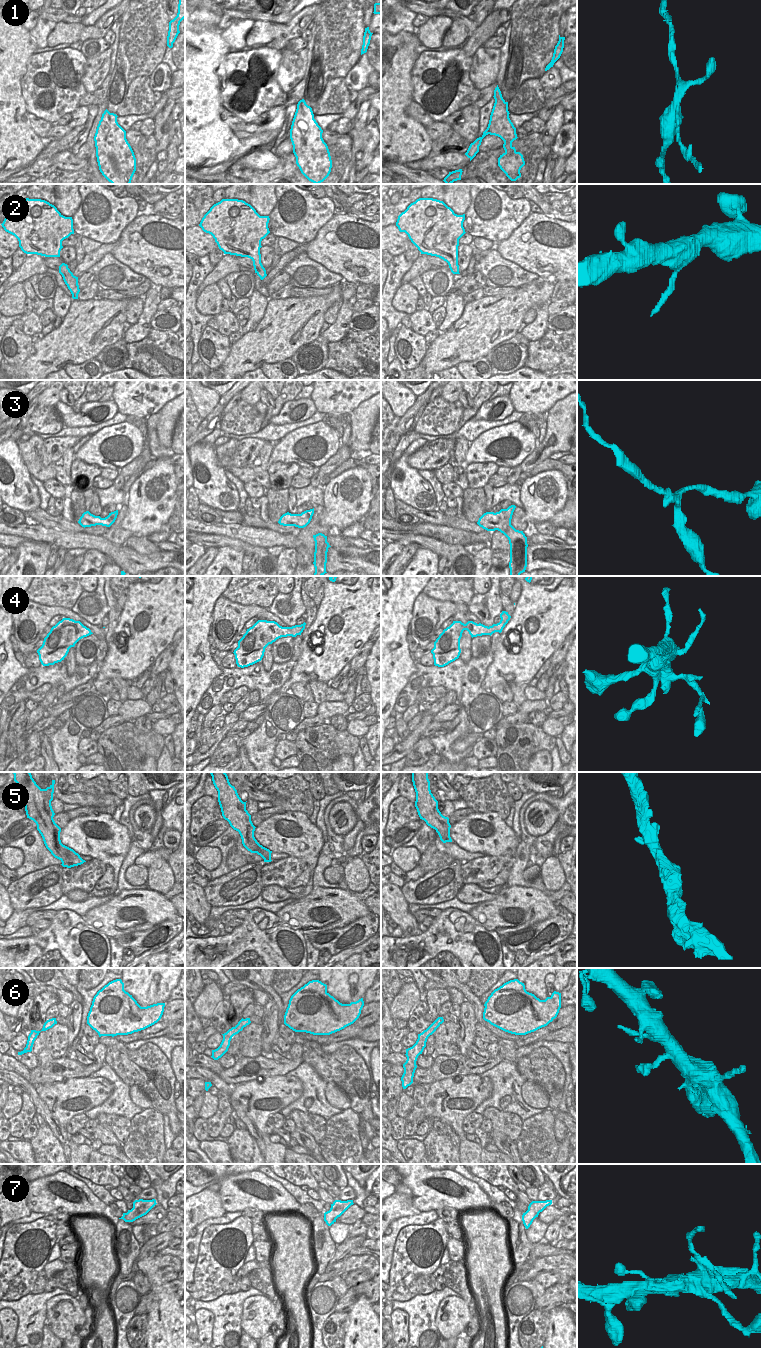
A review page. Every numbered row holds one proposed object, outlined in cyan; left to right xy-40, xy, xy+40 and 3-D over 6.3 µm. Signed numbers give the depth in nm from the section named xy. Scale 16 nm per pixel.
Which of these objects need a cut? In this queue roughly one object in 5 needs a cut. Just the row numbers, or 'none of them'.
1, 2, 7

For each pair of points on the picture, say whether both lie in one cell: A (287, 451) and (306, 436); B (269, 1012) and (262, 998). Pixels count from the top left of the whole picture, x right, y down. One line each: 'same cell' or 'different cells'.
A: same cell
B: different cells

